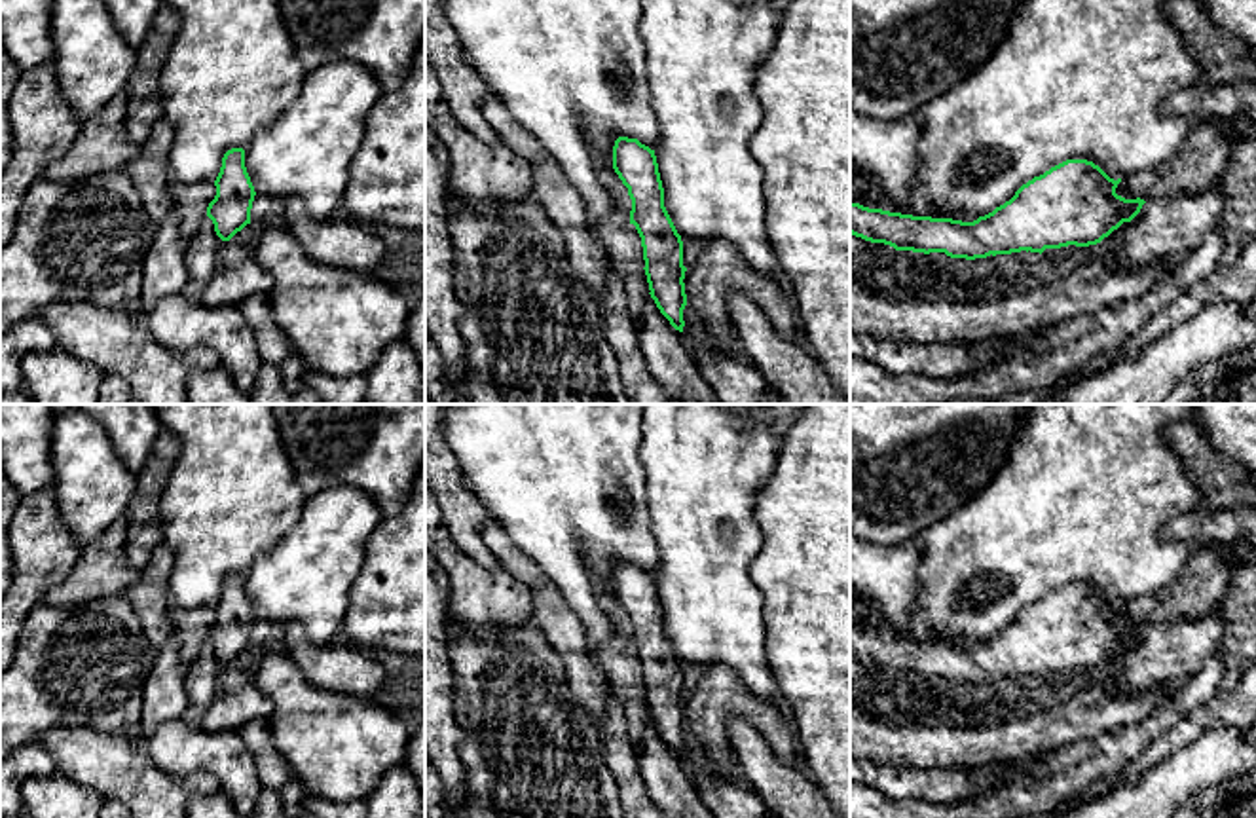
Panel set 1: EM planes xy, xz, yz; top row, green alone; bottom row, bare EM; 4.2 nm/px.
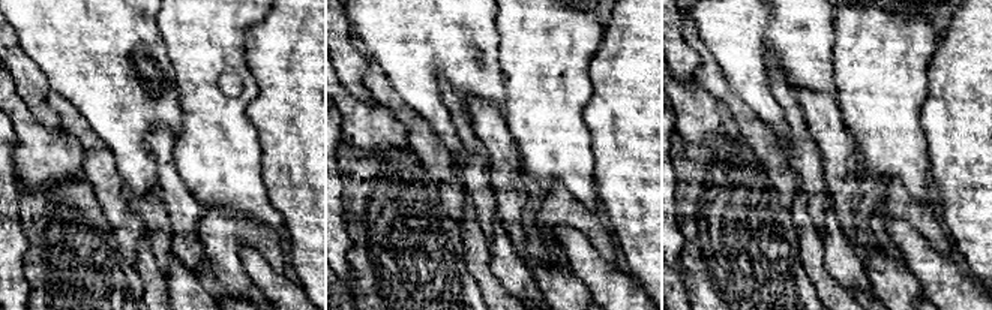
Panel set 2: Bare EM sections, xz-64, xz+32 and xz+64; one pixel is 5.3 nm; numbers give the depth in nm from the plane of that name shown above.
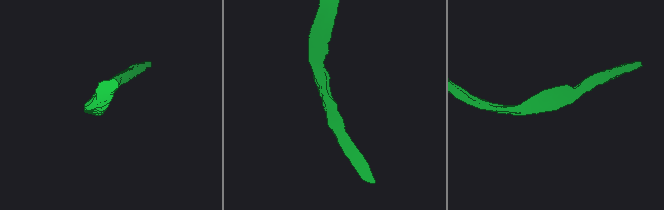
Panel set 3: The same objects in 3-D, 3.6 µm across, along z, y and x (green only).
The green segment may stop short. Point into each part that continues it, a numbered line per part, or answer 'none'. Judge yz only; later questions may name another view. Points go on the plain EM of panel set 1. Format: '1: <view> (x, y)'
none

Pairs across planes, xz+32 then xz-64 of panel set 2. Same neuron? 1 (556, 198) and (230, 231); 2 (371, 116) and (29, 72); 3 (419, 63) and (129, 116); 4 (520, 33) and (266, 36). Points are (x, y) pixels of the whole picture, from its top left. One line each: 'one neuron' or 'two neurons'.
1: one neuron
2: two neurons
3: one neuron
4: two neurons

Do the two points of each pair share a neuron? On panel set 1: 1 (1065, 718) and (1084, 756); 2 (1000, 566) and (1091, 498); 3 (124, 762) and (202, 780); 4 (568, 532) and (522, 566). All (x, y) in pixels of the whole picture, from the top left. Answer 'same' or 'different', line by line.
1: different
2: same
3: same
4: different

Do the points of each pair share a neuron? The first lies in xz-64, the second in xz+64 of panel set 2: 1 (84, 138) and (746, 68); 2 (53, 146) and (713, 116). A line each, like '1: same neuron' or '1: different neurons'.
1: different neurons
2: same neuron

